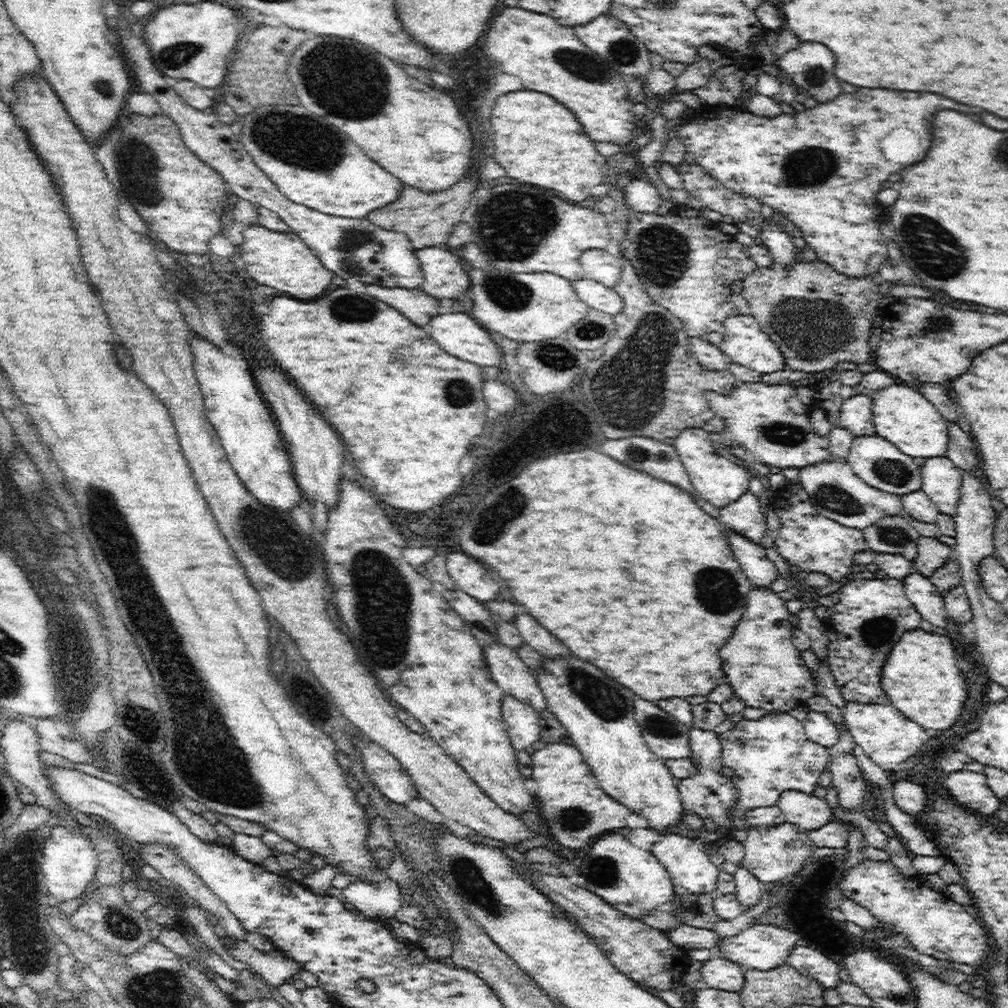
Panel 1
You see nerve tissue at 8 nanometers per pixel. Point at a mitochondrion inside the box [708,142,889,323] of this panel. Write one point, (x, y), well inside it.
(811, 166)

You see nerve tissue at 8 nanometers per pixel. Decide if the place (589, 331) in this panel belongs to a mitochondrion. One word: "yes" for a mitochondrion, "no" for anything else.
yes

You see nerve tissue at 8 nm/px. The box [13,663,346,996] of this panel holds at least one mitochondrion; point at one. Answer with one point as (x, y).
(120, 923)

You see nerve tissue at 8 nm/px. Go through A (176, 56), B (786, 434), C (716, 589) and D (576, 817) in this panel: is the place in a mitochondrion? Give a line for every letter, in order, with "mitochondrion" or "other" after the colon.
A: mitochondrion
B: mitochondrion
C: mitochondrion
D: mitochondrion

